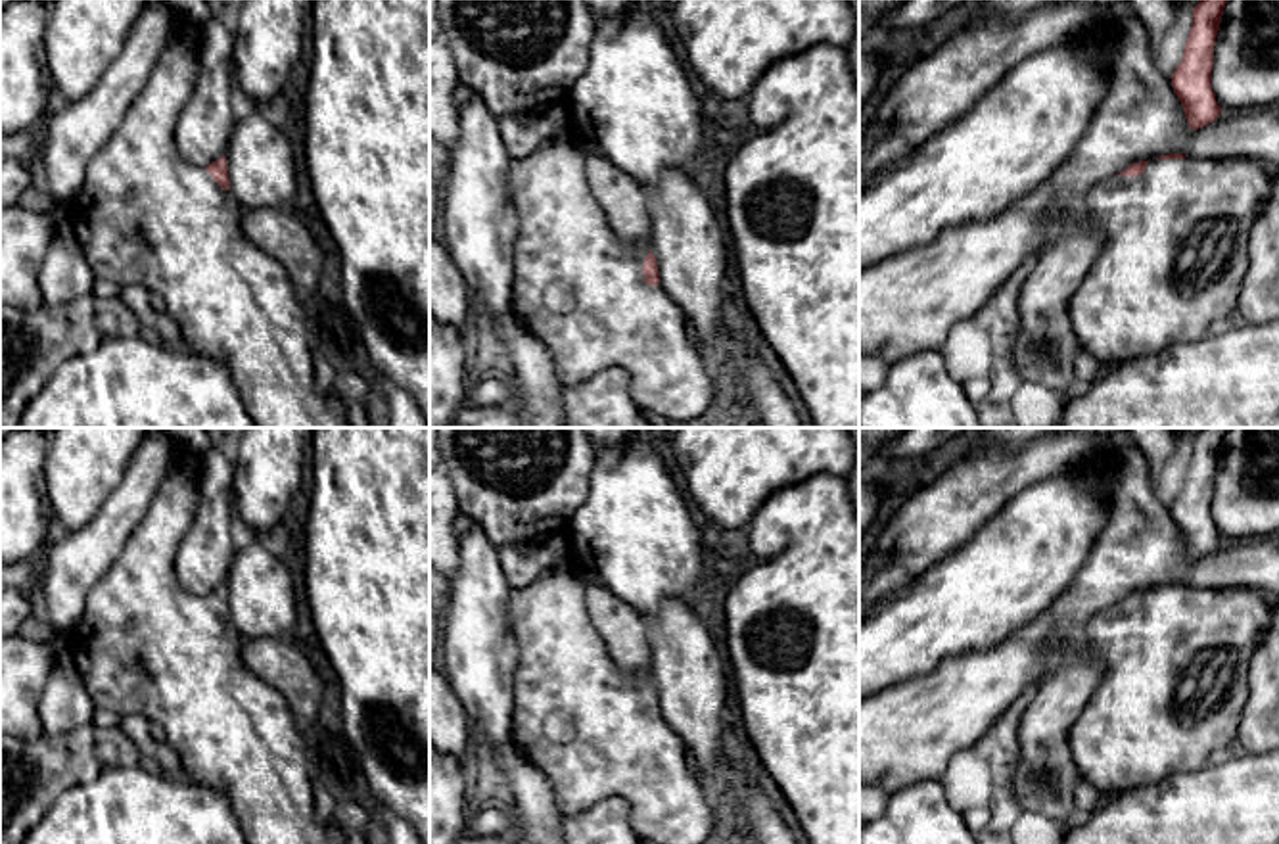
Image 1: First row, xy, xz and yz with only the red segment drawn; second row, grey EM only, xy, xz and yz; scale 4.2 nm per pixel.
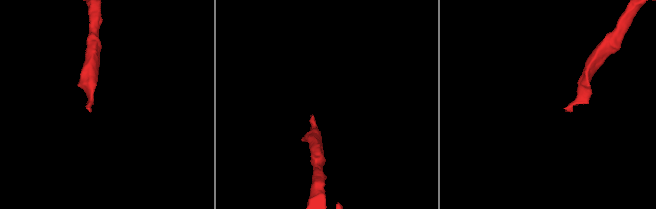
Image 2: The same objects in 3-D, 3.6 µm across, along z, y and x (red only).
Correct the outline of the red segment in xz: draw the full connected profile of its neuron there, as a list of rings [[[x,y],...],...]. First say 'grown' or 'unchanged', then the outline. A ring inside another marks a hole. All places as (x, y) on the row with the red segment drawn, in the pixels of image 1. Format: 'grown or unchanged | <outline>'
grown | [[[575,140],[550,142],[512,159],[510,184],[518,211],[514,247],[514,318],[552,353],[562,386],[608,368],[629,376],[633,401],[658,422],[702,416],[721,374],[692,338],[683,309],[660,284],[650,246],[629,247],[610,226],[587,180],[587,153]]]

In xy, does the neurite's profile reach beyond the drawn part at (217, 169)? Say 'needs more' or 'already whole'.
needs more

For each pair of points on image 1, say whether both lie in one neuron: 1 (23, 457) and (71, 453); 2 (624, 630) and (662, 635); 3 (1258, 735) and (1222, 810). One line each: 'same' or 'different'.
1: different
2: different
3: different

